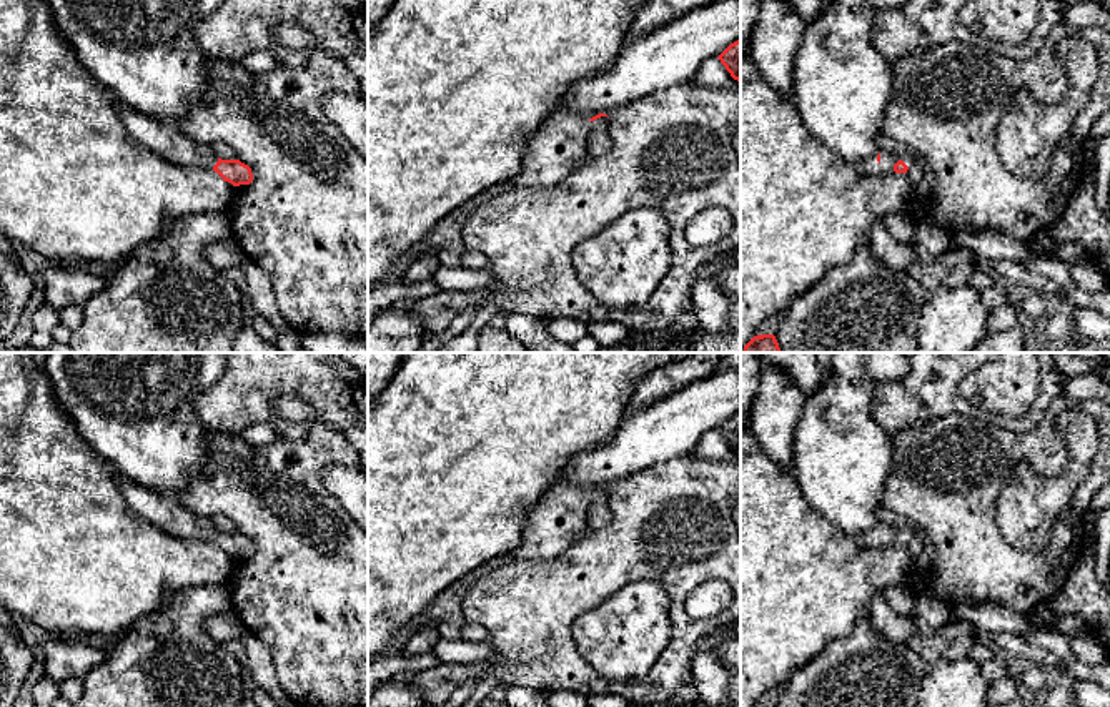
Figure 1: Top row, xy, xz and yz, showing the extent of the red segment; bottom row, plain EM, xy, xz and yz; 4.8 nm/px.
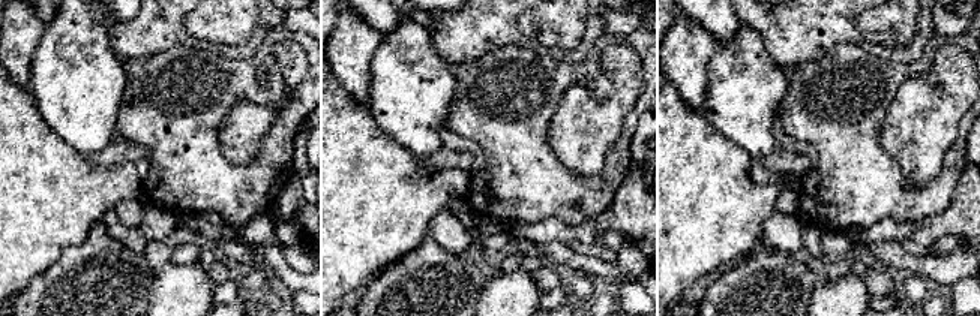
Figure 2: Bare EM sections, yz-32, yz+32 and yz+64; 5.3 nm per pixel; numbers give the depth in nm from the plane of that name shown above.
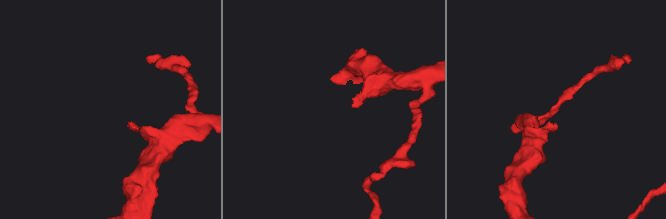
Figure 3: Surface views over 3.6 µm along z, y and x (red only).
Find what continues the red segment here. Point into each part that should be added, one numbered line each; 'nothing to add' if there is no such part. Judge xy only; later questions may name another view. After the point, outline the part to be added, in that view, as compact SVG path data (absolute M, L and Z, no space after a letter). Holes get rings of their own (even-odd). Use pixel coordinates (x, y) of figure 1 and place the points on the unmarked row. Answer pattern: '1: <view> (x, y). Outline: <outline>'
1: xy (167, 513). Outline: M115 471L115 481L131 511L163 529L165 532L183 539L201 539L213 542L218 527L208 517L195 517L178 499L158 496L151 489L140 487L133 481Z

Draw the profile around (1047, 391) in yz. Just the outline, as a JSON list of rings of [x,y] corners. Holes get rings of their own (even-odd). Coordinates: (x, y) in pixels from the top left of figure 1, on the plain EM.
[[[905,353],[909,371],[902,379],[880,383],[872,396],[872,416],[890,434],[959,413],[1015,433],[1037,426],[1060,394],[1063,374],[1052,353],[1037,353],[1040,386],[1027,413],[984,411],[960,393],[962,381],[1000,353]]]

